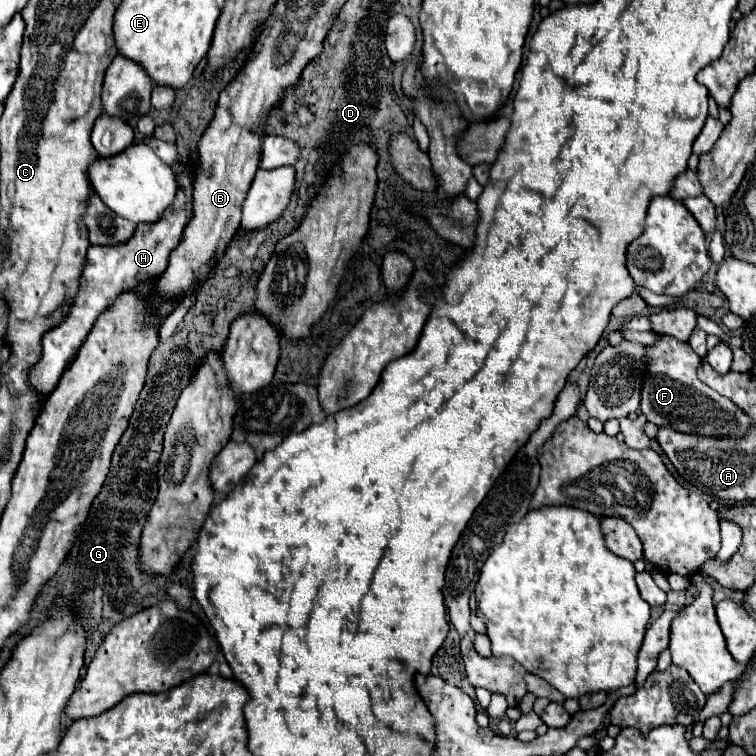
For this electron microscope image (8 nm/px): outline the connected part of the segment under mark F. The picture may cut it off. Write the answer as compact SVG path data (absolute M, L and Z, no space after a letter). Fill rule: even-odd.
M664 335L656 345L648 347L648 357L650 363L642 385L640 409L650 423L696 435L746 435L746 431L750 429L748 417L732 401L728 401L720 393L712 391L702 381L698 381L696 369L700 367L702 359L690 349L688 343Z

